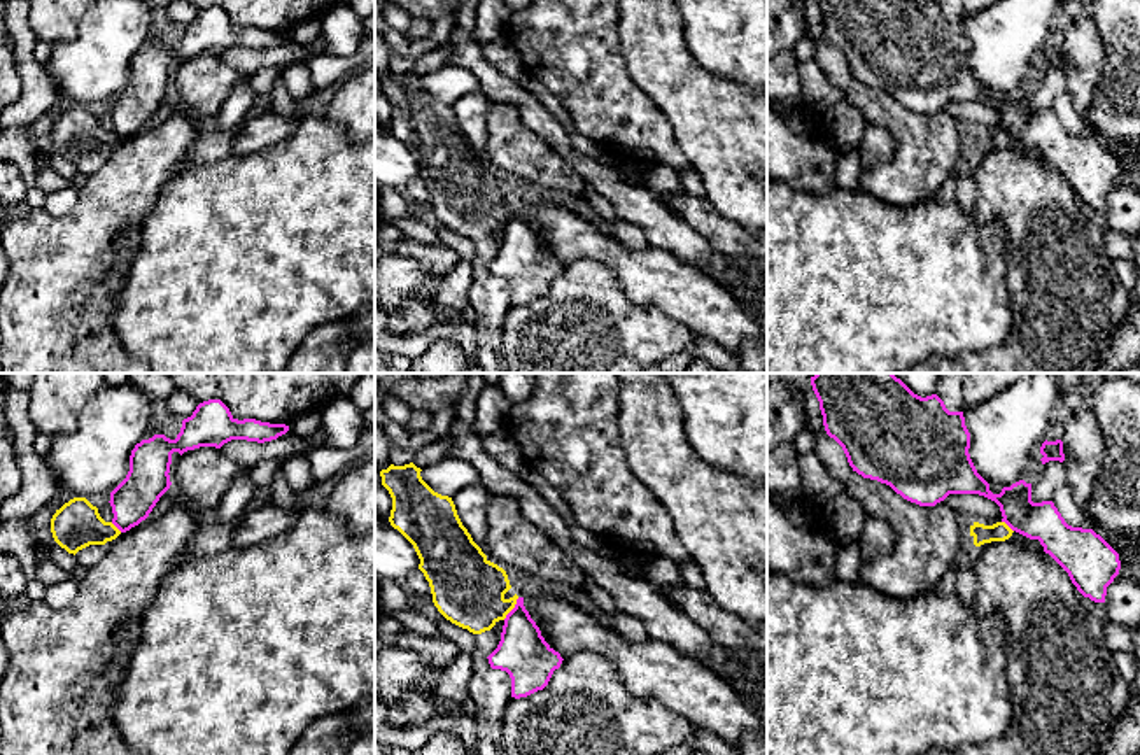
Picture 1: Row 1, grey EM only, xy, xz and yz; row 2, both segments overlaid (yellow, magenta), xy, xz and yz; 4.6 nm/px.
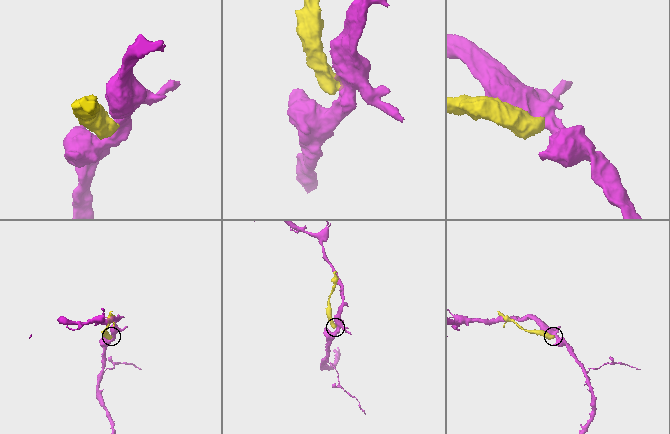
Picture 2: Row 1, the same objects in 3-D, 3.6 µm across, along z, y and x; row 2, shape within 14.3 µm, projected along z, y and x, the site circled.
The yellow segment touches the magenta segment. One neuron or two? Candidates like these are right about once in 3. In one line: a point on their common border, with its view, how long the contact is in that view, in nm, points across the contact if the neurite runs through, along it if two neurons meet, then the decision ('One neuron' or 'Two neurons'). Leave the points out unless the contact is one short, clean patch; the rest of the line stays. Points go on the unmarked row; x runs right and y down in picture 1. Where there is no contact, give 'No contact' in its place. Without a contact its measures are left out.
Touches yellow at xz (513, 214). Shared border 130 nm. Boundary: xz (519, 205), (503, 226). Two neurons

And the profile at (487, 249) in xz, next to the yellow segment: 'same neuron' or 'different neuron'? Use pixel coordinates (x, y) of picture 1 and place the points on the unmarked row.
same neuron

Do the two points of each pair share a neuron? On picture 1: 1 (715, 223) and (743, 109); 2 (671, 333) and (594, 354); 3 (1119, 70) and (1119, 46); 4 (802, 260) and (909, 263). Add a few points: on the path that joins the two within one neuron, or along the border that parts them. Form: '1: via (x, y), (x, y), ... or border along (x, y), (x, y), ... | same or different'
1: border along (708, 202), (748, 233) | different
2: via (652, 337), (613, 340) | same
3: via (1119, 65), (1119, 51) | same
4: via (829, 263), (883, 263) | same

